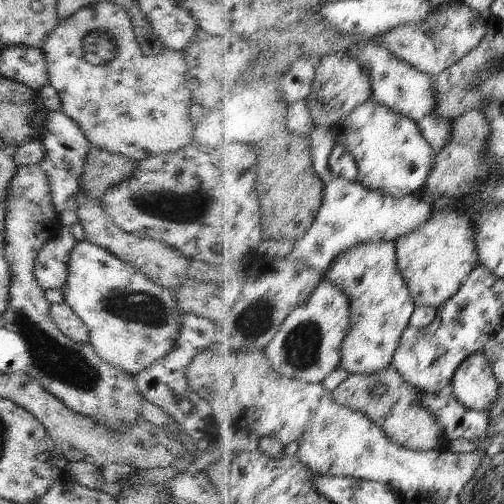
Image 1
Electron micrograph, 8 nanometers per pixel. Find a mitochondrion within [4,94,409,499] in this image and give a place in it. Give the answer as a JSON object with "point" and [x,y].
{"point":[65,364]}

